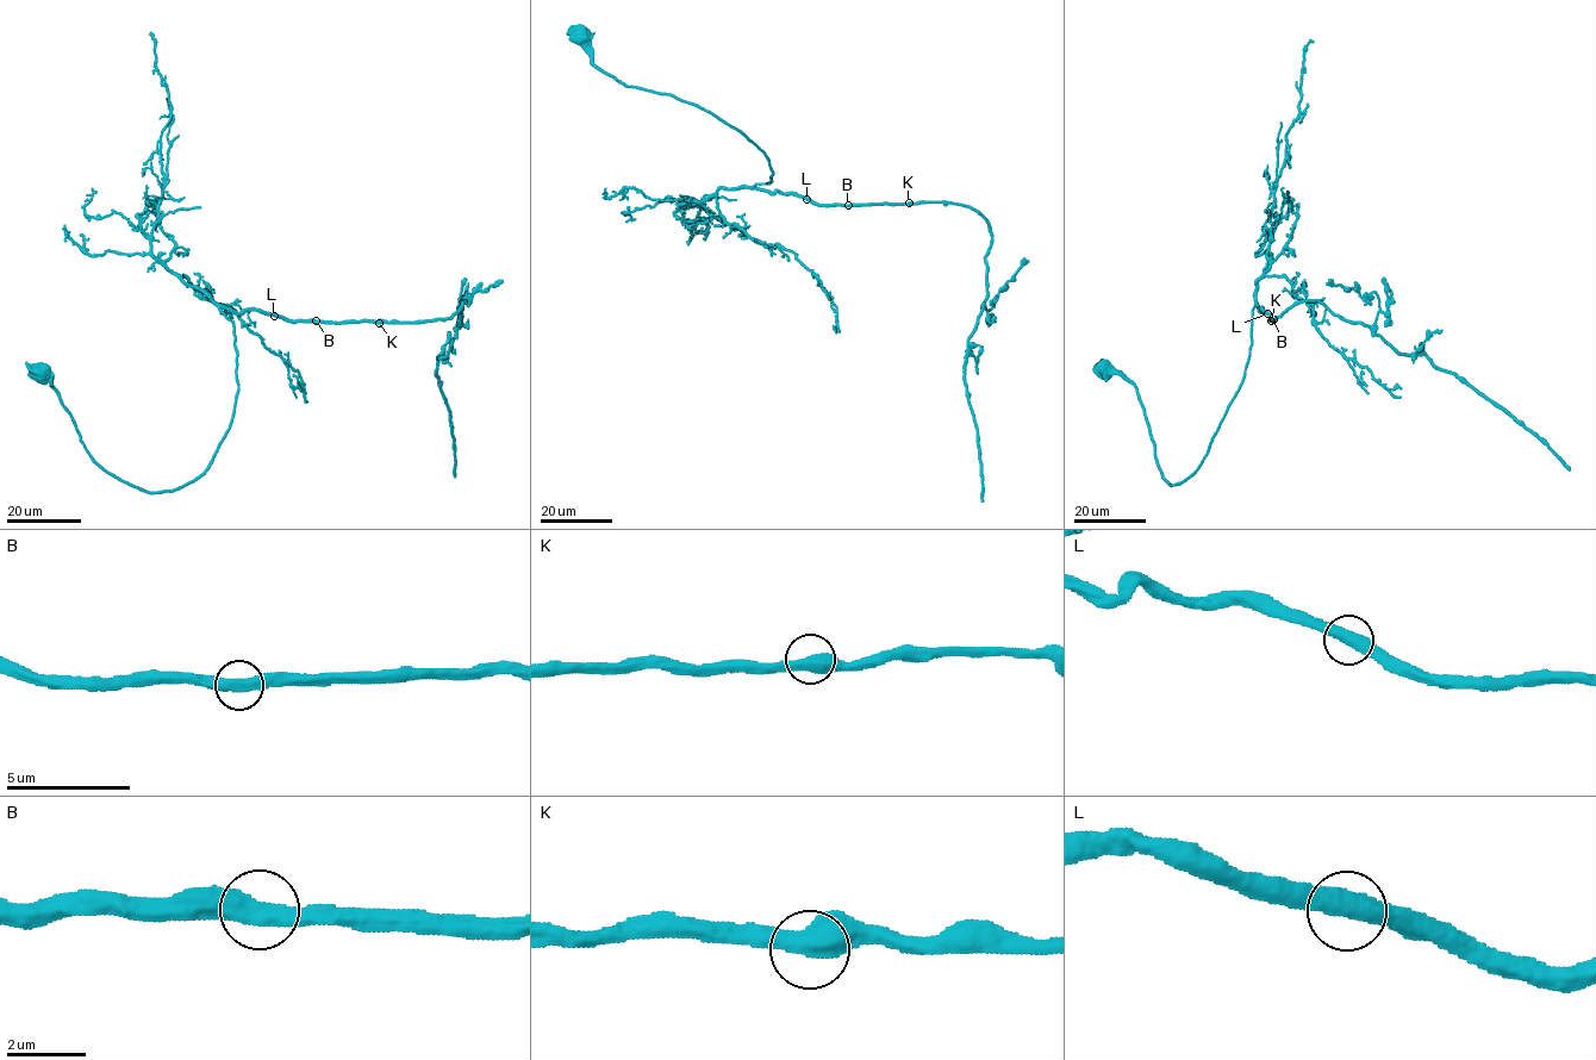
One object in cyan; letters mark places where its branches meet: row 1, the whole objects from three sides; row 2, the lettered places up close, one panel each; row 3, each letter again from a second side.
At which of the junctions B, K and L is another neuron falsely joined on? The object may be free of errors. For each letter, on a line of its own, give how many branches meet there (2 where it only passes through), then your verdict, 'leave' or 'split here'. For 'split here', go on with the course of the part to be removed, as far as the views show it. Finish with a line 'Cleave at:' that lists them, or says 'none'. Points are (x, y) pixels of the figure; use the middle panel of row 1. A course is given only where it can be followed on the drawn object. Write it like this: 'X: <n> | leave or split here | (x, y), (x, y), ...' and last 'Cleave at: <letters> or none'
B: 2 | leave
K: 2 | leave
L: 2 | leave
Cleave at: none

